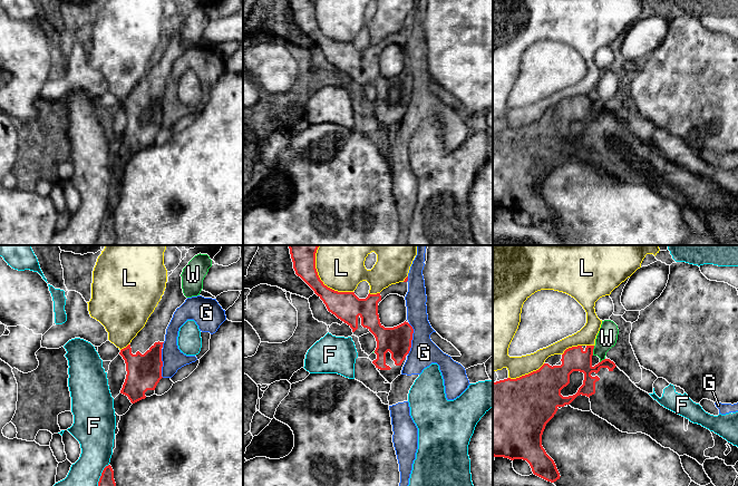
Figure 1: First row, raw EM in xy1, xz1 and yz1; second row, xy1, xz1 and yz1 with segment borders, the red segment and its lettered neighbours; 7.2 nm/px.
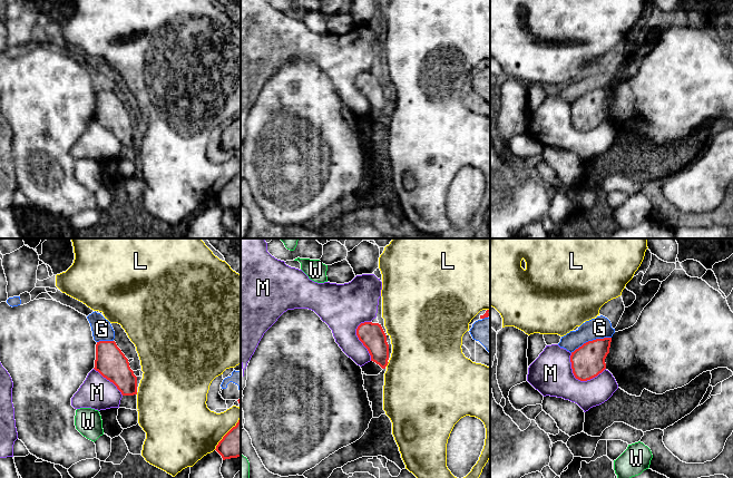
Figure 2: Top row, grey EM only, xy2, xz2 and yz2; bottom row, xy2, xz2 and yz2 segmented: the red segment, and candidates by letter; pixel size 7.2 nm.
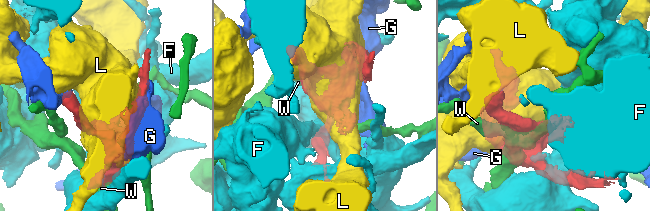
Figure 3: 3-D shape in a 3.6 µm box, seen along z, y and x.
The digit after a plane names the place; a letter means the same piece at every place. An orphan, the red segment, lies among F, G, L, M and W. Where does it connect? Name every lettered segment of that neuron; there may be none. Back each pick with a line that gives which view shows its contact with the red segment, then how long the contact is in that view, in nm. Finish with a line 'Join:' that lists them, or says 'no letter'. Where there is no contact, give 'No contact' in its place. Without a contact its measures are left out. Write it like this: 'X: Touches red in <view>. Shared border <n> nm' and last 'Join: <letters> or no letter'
Join: no letter

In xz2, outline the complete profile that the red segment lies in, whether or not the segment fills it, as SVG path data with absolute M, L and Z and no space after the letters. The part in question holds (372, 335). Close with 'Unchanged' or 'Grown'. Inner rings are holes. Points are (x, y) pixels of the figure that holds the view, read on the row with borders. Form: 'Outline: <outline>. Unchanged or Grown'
Outline: M372 322L361 323L356 329L356 335L368 349L371 361L385 369L389 363L389 344L381 324Z. Unchanged

